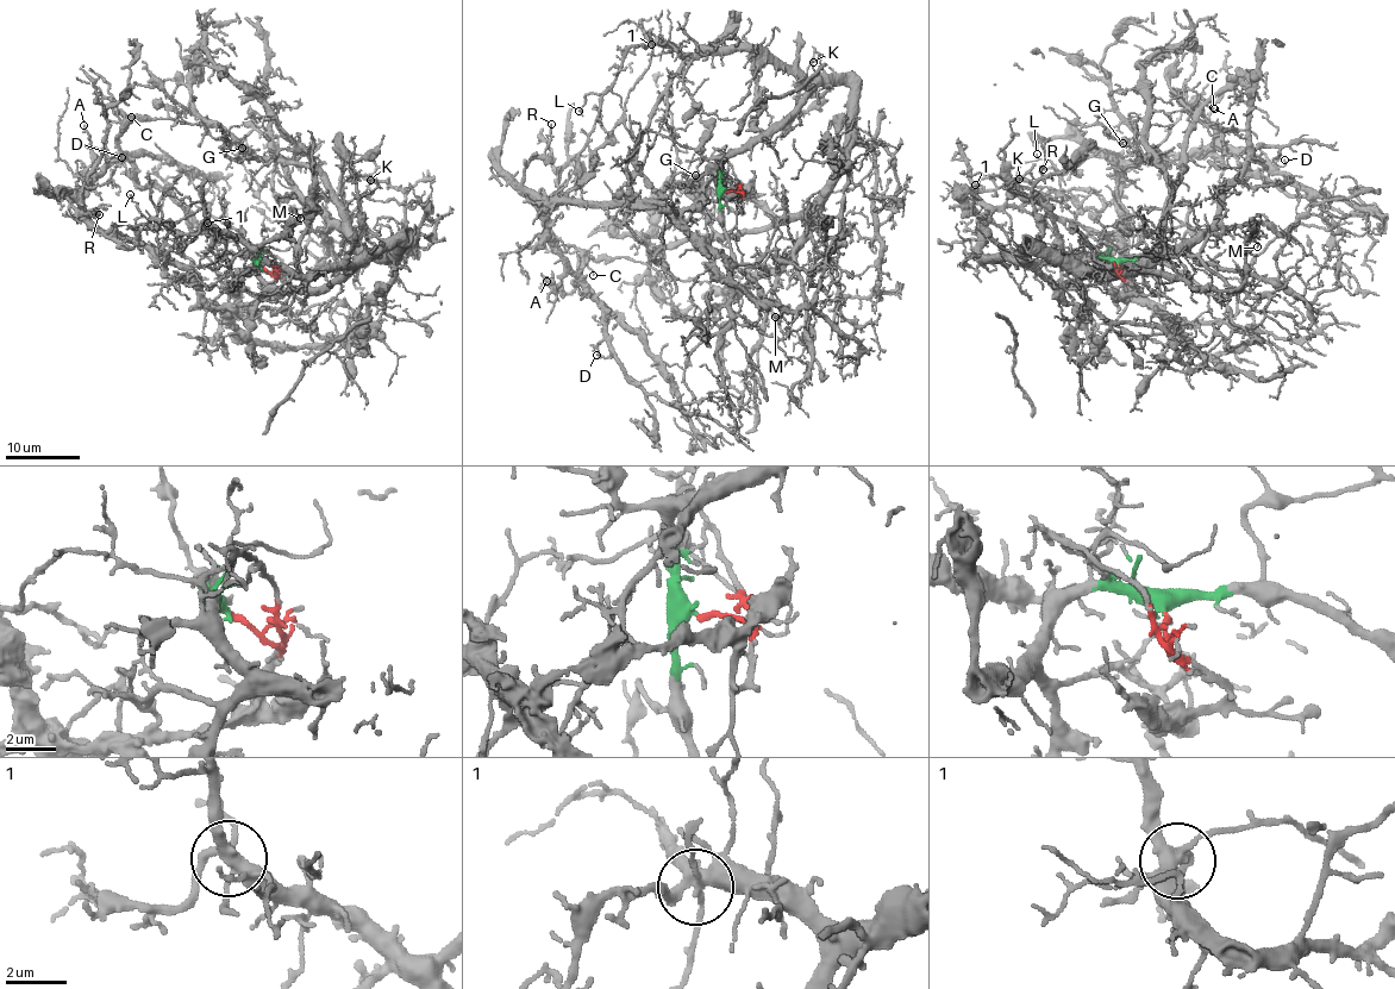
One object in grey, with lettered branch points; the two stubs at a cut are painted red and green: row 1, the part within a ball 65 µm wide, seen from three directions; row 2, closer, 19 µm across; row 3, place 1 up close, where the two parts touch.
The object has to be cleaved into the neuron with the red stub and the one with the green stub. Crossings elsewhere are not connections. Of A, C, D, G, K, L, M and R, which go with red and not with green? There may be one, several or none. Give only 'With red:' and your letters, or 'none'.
With red: A, C, D, R

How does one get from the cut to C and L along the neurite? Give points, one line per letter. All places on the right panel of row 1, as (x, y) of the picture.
C: (1118, 264), (1137, 288), (1120, 299), (1119, 181), (1145, 161), (1193, 157), (1215, 141), (1195, 110), (1214, 108)
L: (1118, 264), (1092, 260), (1059, 287), (1031, 265), (983, 256), (975, 183), (974, 194), (1017, 181), (1036, 154)

